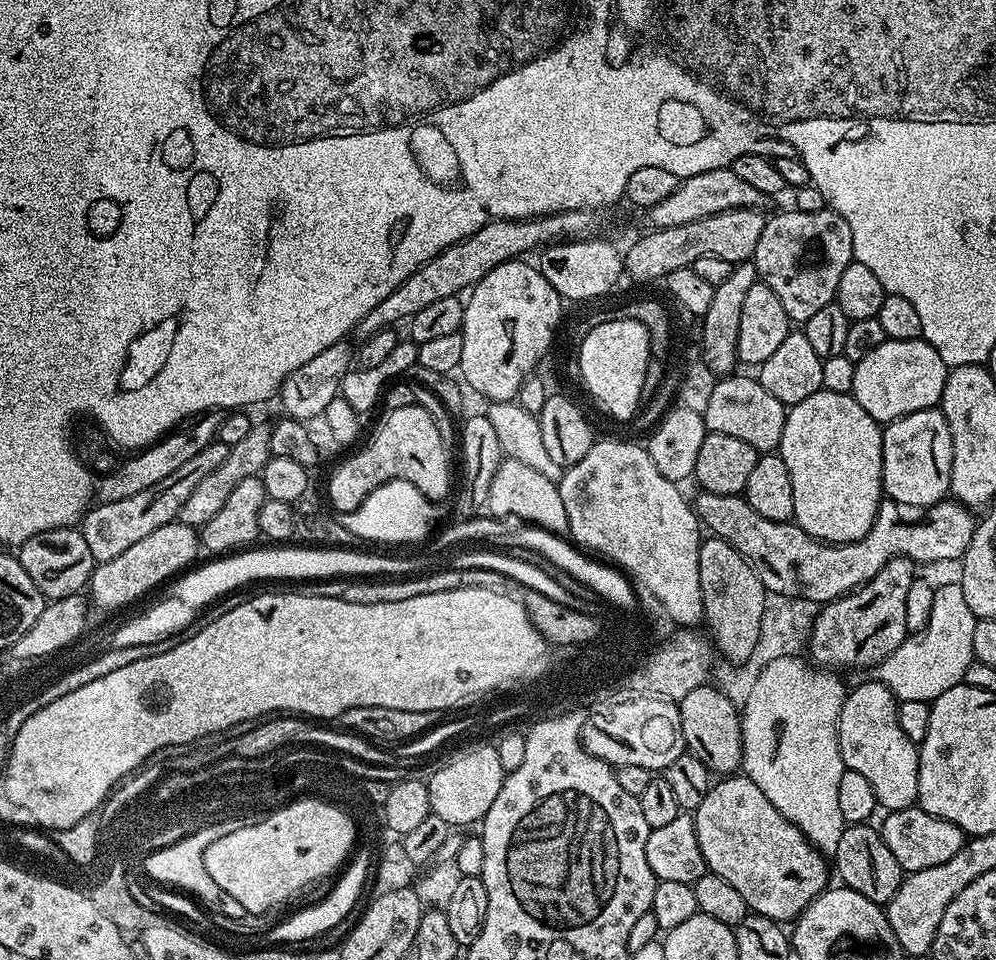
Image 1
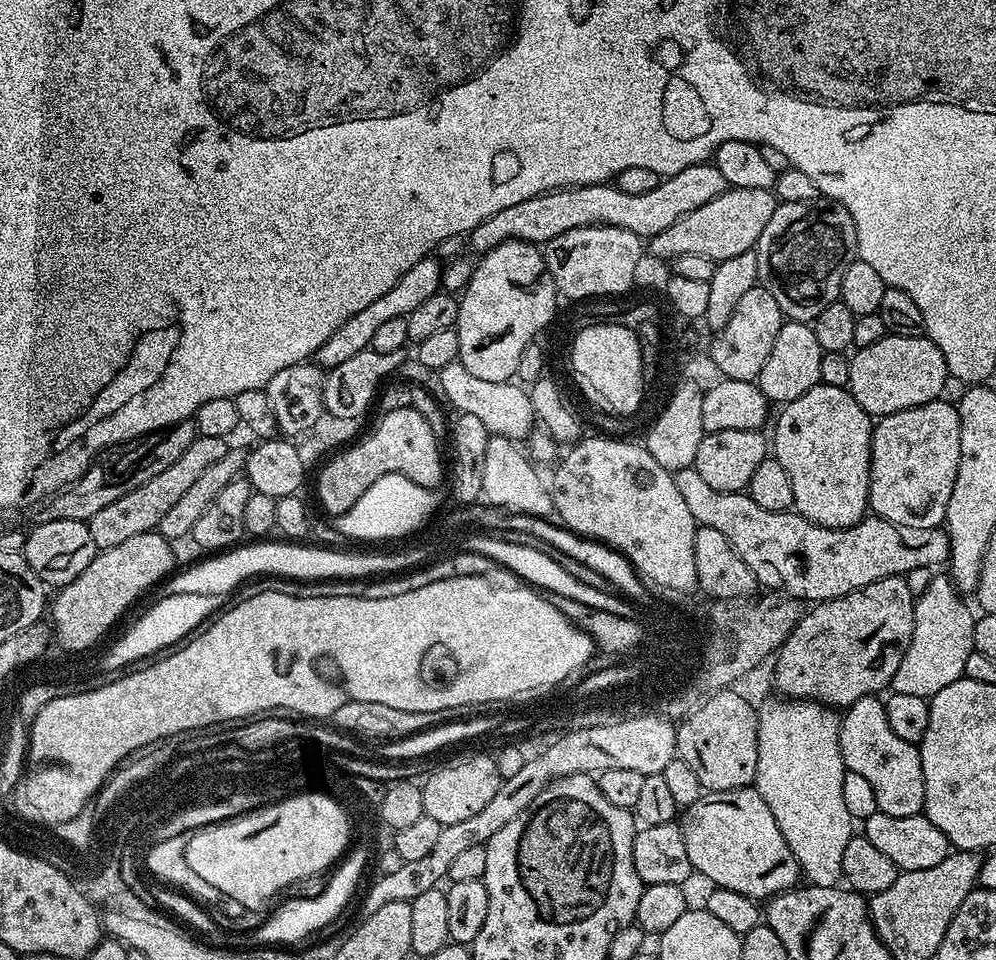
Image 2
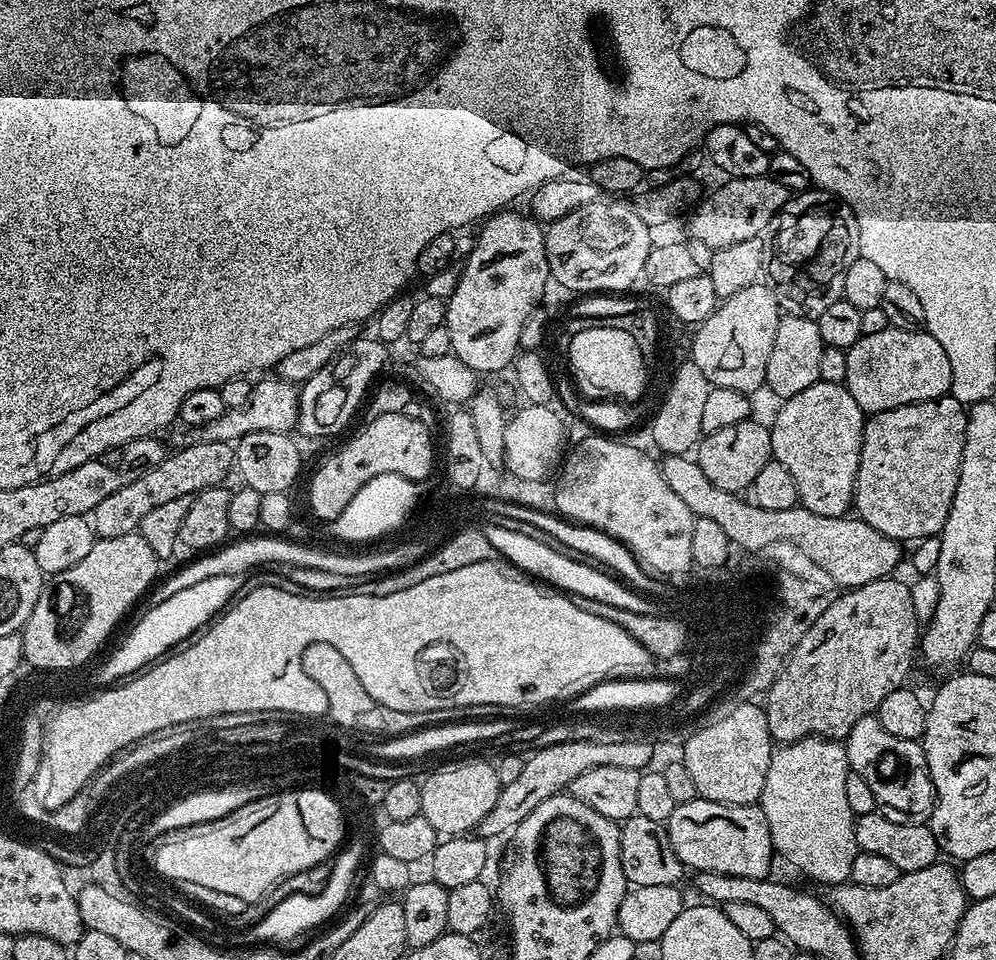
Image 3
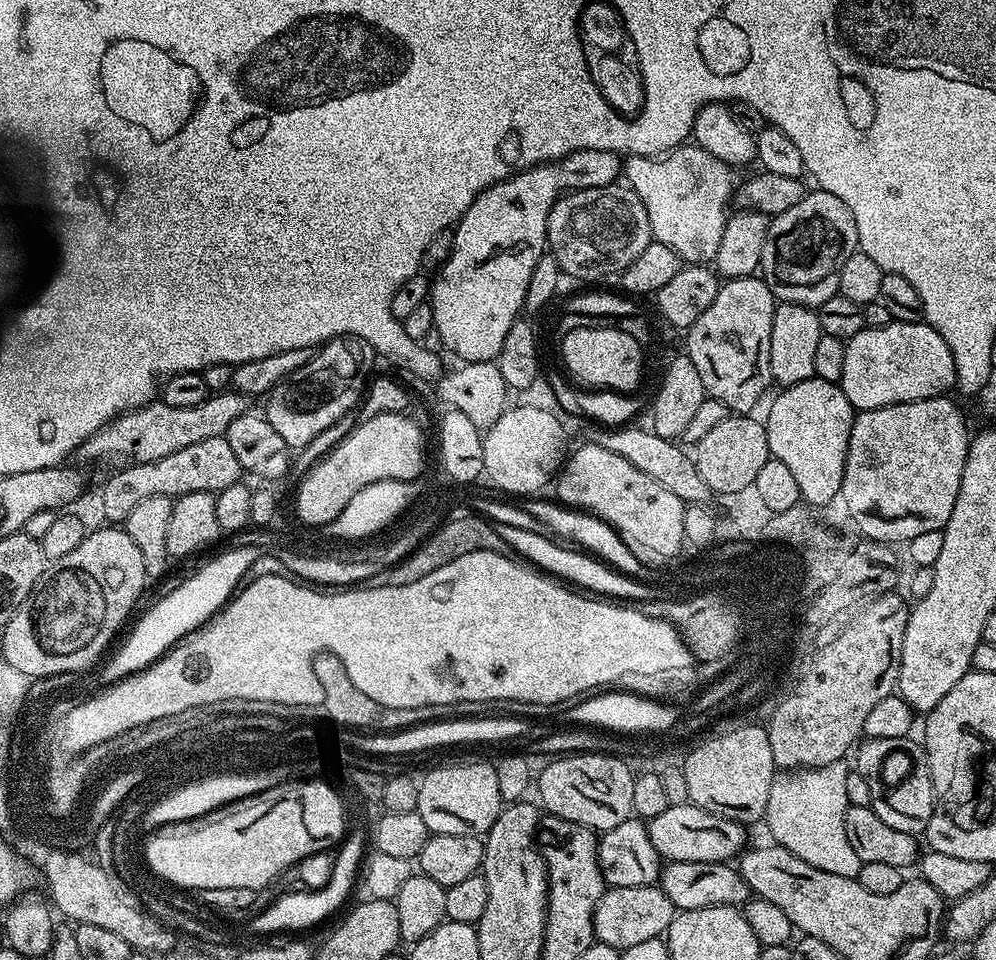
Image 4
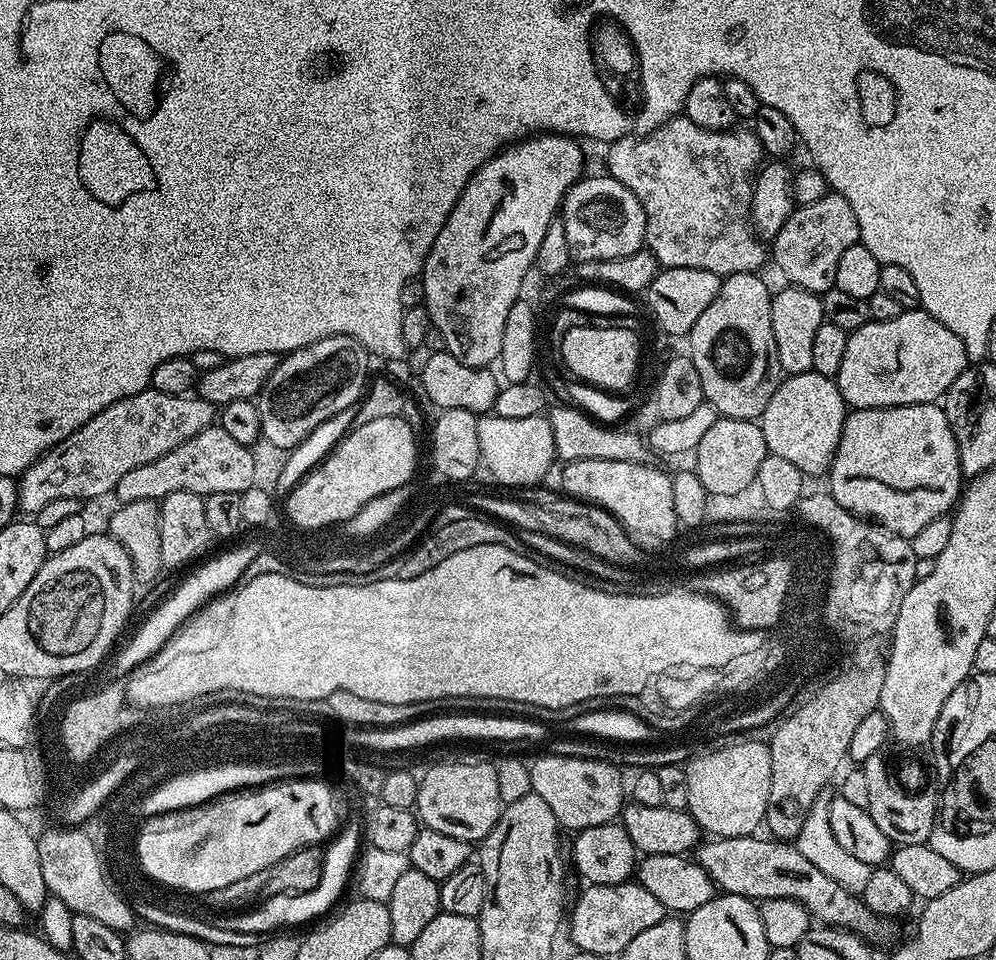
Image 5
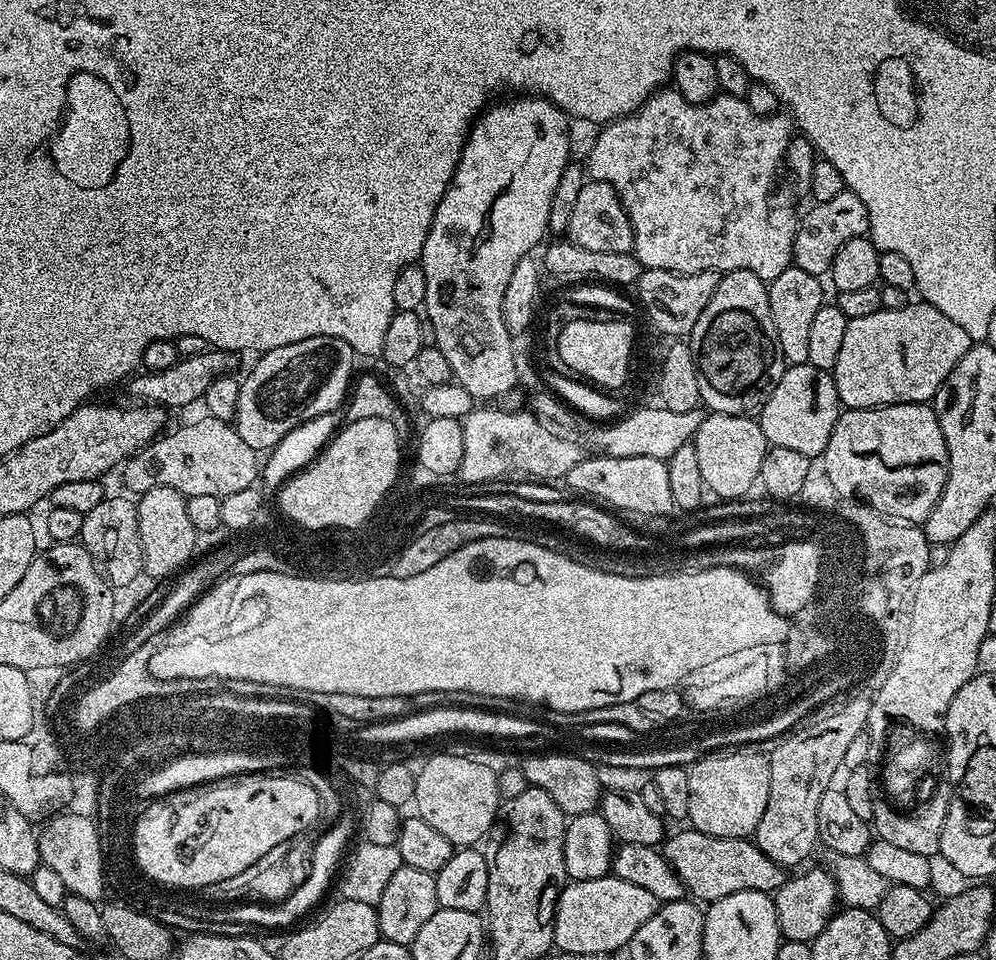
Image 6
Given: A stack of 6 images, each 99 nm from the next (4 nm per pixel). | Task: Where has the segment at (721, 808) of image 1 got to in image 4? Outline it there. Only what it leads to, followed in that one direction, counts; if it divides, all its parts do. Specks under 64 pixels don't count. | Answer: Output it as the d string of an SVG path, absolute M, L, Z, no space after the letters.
M694 803L669 804L658 818L647 821L650 842L665 861L671 862L718 862L719 864L739 857L745 851L745 825L730 818L722 818L710 810L702 810Z

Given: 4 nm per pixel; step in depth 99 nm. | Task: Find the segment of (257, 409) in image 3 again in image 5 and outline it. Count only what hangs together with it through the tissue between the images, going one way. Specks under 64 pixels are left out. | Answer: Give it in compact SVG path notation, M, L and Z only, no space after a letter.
M147 387L143 392L134 394L130 398L122 398L106 410L94 414L92 418L80 428L74 430L62 442L58 442L49 452L44 452L29 468L21 472L18 477L16 489L16 503L19 511L24 514L35 514L44 506L58 498L76 499L81 502L96 500L99 496L115 493L118 478L137 466L144 466L154 458L162 458L182 442L186 442L201 433L206 428L213 427L214 405L206 402L201 396L185 394L162 394L152 387Z

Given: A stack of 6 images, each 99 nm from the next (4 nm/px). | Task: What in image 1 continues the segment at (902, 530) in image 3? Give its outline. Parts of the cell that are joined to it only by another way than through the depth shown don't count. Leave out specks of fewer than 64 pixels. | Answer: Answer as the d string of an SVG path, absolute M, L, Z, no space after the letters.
M939 407L918 410L914 414L906 414L897 420L891 420L883 425L882 438L882 482L884 496L893 500L898 506L904 504L908 508L923 510L934 506L938 501L945 499L950 492L950 478L954 466L954 442L950 438L950 426L946 422Z

